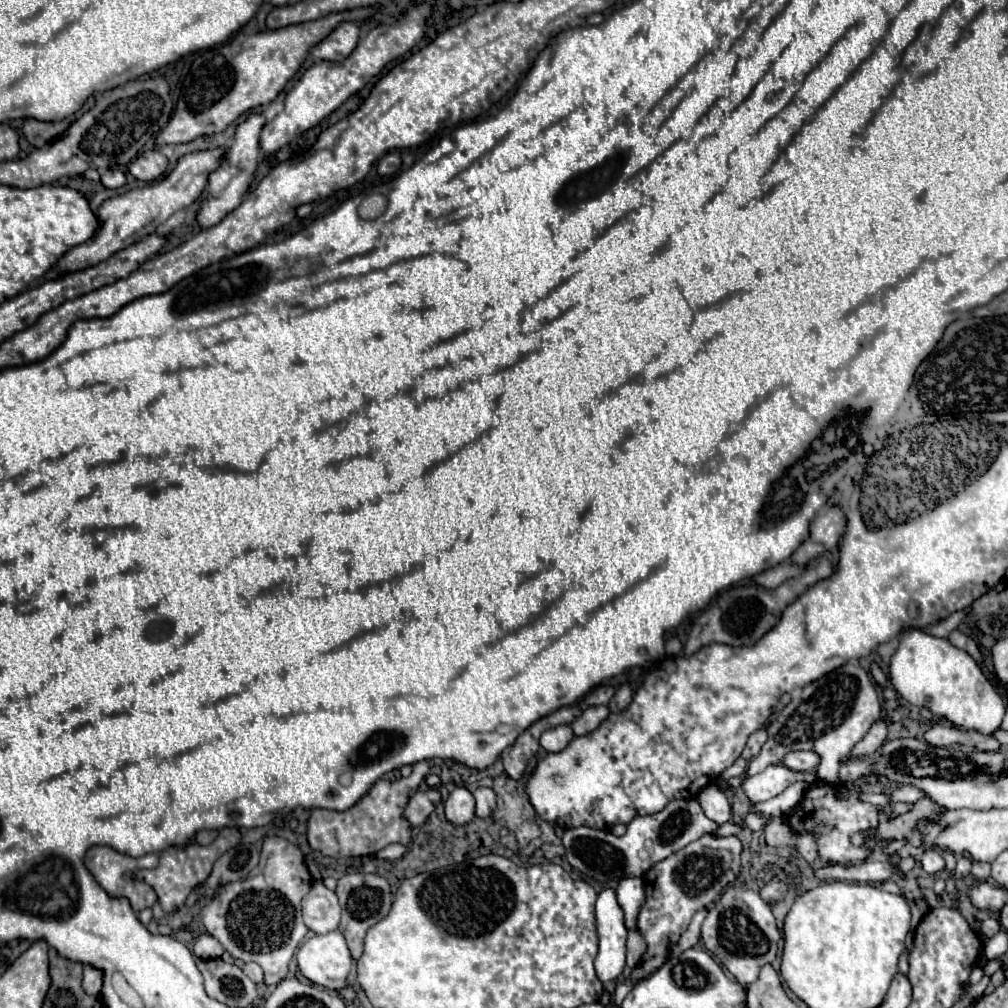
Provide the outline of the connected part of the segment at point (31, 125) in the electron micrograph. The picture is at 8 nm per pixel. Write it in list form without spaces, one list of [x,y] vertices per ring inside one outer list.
[[[30,117],[24,121],[22,131],[24,131],[30,145],[42,147],[42,145],[50,143],[54,137],[62,135],[70,127],[72,121],[74,121],[74,117],[66,117],[62,121],[38,121],[38,119]]]

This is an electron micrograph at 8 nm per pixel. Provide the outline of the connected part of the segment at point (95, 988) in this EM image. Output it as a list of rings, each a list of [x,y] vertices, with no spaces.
[[[90,965],[84,967],[84,981],[82,981],[82,987],[86,989],[86,993],[90,995],[98,995],[100,989],[102,989],[102,973]]]

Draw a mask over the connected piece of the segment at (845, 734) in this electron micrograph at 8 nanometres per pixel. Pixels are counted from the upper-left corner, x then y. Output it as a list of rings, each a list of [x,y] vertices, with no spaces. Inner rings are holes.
[[[848,661],[792,695],[792,701],[780,711],[778,719],[766,727],[768,741],[750,761],[746,775],[756,775],[768,765],[778,763],[788,751],[816,751],[822,761],[822,781],[836,785],[838,761],[852,751],[878,717],[880,703],[868,673],[860,665]]]

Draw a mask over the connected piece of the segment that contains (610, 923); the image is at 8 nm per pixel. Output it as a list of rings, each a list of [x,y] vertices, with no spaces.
[[[606,887],[596,899],[596,931],[600,951],[594,961],[596,975],[602,983],[616,981],[626,965],[626,921],[622,907],[616,901],[616,891]]]

